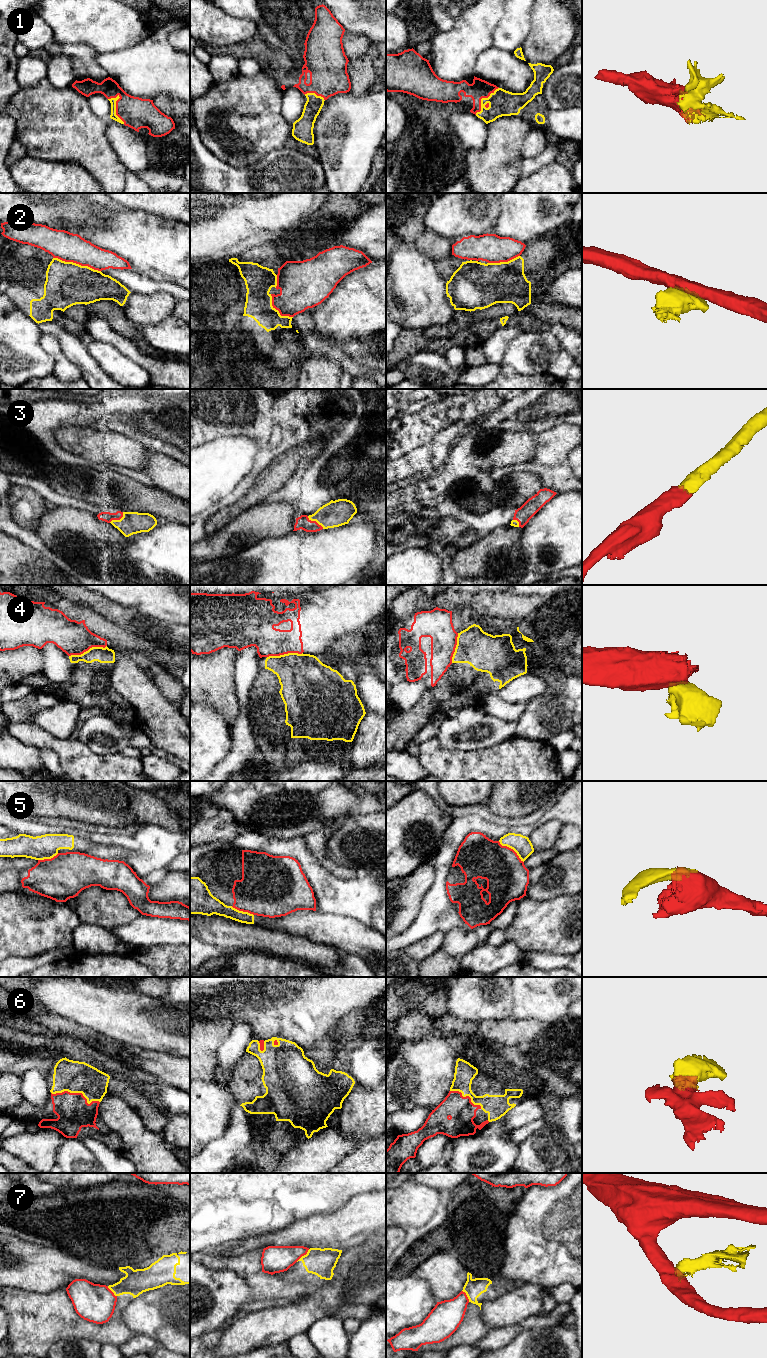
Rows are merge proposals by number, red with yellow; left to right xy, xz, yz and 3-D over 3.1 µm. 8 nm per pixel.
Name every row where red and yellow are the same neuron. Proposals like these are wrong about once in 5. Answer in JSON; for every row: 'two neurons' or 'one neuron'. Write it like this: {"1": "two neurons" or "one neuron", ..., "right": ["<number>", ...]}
{"1": "one neuron", "2": "two neurons", "3": "one neuron", "4": "two neurons", "5": "two neurons", "6": "one neuron", "7": "two neurons", "right": ["1", "3", "6"]}

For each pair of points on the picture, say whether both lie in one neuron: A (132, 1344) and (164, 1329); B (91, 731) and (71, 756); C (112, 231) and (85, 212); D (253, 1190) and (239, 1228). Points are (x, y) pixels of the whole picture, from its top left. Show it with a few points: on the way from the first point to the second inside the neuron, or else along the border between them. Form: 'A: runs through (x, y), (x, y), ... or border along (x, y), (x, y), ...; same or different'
A: border along (135, 1333), (149, 1335), (157, 1341); different
B: border along (78, 738), (92, 751), (102, 754); different
C: border along (102, 207), (96, 211), (97, 223), (77, 232); different
D: runs through (250, 1199), (239, 1212), (239, 1219); same

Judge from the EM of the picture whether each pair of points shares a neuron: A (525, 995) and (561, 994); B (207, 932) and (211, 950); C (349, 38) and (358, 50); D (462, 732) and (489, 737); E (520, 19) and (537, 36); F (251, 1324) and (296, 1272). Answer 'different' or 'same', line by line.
A: same
B: different
C: same
D: same
E: different
F: different

